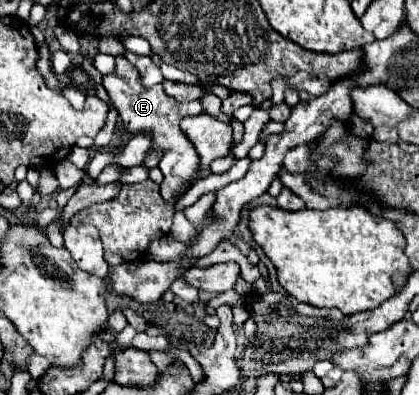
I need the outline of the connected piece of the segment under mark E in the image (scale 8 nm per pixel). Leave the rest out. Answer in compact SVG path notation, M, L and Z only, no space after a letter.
M118 55L116 57L116 67L114 73L104 75L102 77L102 85L108 91L108 97L112 101L112 107L118 111L122 125L128 133L142 133L142 131L152 131L154 137L154 147L164 147L168 149L166 155L160 161L160 171L164 175L164 181L160 185L160 193L164 199L174 201L178 191L188 183L188 181L196 181L198 175L198 153L194 149L194 145L190 143L190 139L186 139L186 135L180 129L180 119L188 117L188 115L198 115L202 113L202 105L200 101L190 101L190 103L180 103L172 97L168 97L162 89L162 85L154 85L154 87L144 87L140 81L140 73L138 69L128 63L126 57Z

